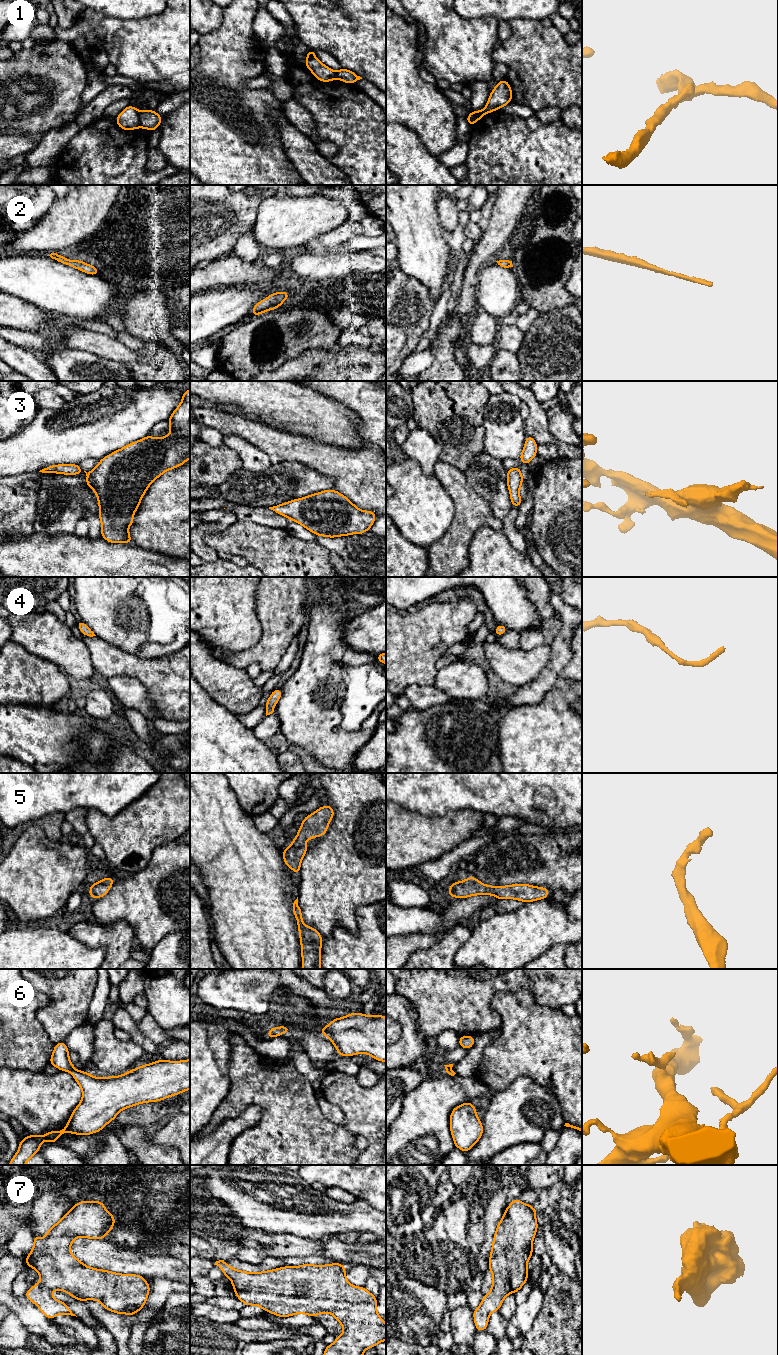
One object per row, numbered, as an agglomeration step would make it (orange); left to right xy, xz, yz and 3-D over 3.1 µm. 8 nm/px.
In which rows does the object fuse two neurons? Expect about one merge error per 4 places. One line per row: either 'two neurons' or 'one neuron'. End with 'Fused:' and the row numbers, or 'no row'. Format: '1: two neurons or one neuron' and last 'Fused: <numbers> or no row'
1: two neurons
2: one neuron
3: one neuron
4: one neuron
5: one neuron
6: one neuron
7: one neuron
Fused: 1

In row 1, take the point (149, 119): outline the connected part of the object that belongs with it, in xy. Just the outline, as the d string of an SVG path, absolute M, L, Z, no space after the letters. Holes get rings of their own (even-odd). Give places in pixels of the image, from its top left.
M147 109L142 110L139 114L140 127L154 131L158 128L163 118L155 111Z

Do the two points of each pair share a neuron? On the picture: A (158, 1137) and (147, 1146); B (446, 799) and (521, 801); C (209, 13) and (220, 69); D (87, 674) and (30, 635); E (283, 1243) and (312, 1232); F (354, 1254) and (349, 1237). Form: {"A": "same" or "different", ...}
{"A": "different", "B": "same", "C": "different", "D": "same", "E": "different", "F": "different"}

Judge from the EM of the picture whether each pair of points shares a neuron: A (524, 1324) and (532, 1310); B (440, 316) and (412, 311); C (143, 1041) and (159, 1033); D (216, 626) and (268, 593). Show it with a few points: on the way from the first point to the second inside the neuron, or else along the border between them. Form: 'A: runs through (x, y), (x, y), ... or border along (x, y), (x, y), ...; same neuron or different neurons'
A: runs through (524, 1321), (524, 1318), (529, 1313); same neuron
B: border along (435, 303), (429, 327), (422, 336); different neurons
C: border along (135, 1022), (138, 1029), (159, 1047); different neurons
D: border along (257, 587), (256, 615), (261, 624); different neurons

